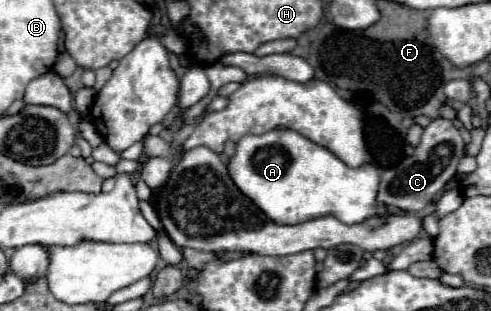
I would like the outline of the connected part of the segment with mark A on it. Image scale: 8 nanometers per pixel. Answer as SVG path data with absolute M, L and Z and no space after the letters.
M275 129L263 135L241 137L237 141L235 155L229 157L227 171L237 189L247 195L269 219L275 219L275 223L305 223L307 219L315 219L319 215L335 215L343 223L361 223L371 215L387 211L387 207L377 205L375 201L379 173L373 165L351 169L331 151L291 129Z

